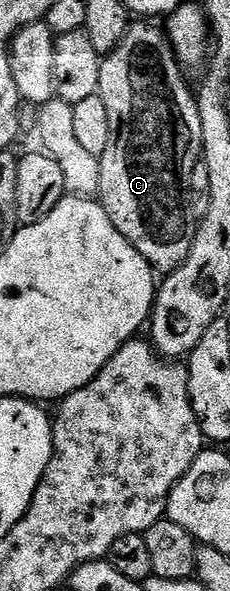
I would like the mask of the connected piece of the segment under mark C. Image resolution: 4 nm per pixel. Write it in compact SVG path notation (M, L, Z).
M147 21L132 22L123 35L123 40L105 56L101 65L101 81L99 82L98 95L101 97L101 101L105 101L105 110L109 113L109 145L105 145L105 153L98 156L101 181L99 182L97 202L105 209L109 221L113 221L117 233L121 233L121 237L125 237L125 241L129 241L129 245L133 245L133 249L137 249L137 253L141 253L141 257L145 257L147 264L159 273L176 271L185 261L185 257L189 257L189 249L193 245L196 229L187 202L187 178L193 169L193 165L201 162L203 153L201 117L199 116L199 106L195 104L195 95L192 88L191 91L187 88L187 79L183 74L185 74L184 68L179 60L175 58L175 51L171 48L171 42L167 40L166 34L160 28L158 31L155 25Z

